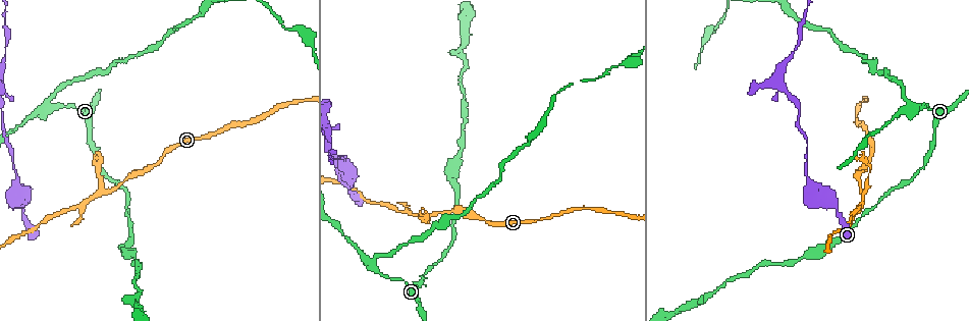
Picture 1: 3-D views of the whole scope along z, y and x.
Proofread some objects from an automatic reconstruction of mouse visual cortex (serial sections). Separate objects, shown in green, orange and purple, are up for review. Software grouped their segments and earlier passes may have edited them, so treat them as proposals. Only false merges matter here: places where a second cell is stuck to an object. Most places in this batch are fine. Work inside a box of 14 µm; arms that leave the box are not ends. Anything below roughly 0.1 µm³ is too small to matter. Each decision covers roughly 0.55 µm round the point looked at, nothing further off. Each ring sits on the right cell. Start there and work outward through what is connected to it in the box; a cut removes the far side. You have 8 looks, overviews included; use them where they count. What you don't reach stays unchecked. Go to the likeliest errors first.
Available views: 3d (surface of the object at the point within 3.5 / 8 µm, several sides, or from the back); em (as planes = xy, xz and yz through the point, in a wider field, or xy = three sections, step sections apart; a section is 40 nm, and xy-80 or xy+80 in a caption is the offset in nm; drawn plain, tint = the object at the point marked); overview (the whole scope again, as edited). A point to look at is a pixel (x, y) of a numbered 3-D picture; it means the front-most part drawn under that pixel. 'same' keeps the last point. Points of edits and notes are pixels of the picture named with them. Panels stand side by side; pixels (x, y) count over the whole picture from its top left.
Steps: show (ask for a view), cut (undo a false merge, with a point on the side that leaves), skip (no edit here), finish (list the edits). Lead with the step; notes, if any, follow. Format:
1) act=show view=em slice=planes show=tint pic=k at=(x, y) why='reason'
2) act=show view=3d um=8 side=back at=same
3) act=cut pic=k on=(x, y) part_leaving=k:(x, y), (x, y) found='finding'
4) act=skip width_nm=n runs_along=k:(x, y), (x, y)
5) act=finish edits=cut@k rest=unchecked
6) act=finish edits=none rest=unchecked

act=show view=3d um=3.5 pic=1 at=(46, 105) why='sharp bend'

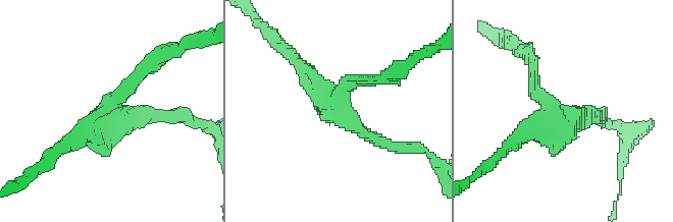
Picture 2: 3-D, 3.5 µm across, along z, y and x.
act=show view=em slice=xy step=5 show=tint pic=2 at=(342, 115)

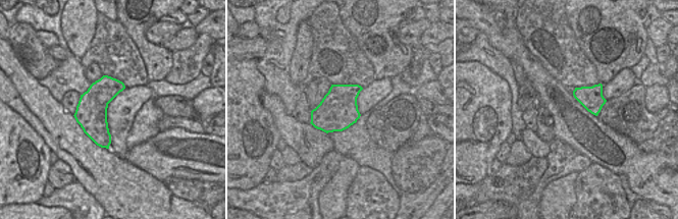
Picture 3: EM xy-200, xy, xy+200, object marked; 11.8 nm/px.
act=skip arms=3 arm_widths_nm=200,200,300 runs_along=2:(602, 117), (563, 114), (533, 76) found='continuous, no second cell'

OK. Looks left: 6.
act=show view=3d um=8 side=back pic=1 at=(102, 192) why='arms part here'

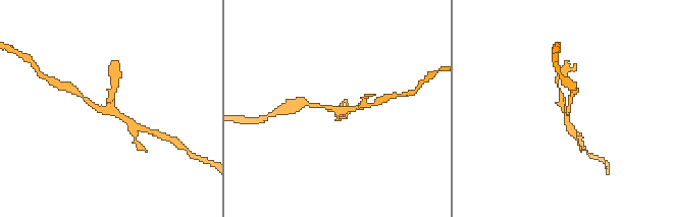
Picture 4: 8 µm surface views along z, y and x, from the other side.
act=show view=3d um=3.5 pic=4 at=(566, 110)

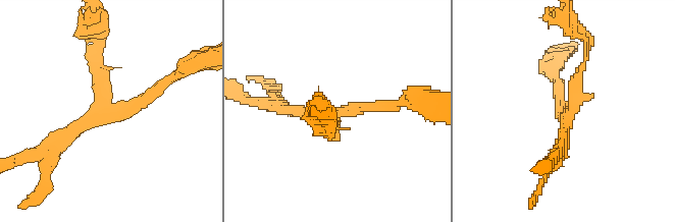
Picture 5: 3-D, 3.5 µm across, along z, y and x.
act=show view=em slice=planes show=tint pic=5 at=(563, 113)

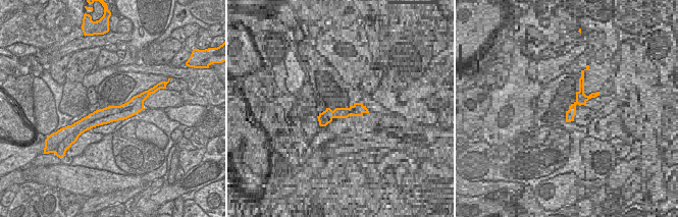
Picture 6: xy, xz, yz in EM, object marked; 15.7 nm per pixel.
act=skip found='one cell here'

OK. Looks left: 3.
act=show view=3d um=3.5 pic=1 at=(807, 175) why='thick turns thin'

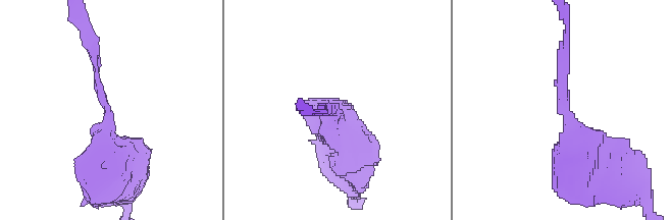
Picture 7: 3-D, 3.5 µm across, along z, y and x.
act=show view=em slice=xy step=3 show=plain pic=7 at=(568, 114) arm_widths_nm=150,600 why='now the EM'

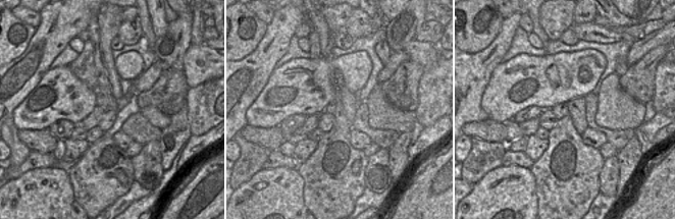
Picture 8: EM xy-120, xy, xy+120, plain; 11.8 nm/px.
act=show view=em slice=xy step=3 show=tint at=same

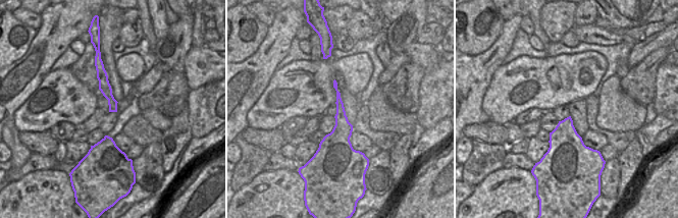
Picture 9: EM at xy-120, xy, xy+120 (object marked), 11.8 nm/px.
act=skip width_nm=220 runs_along=7:(600, 169), (563, 107), (563, 47) found='one cell here'

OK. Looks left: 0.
act=finish edits=none rest=unchecked

